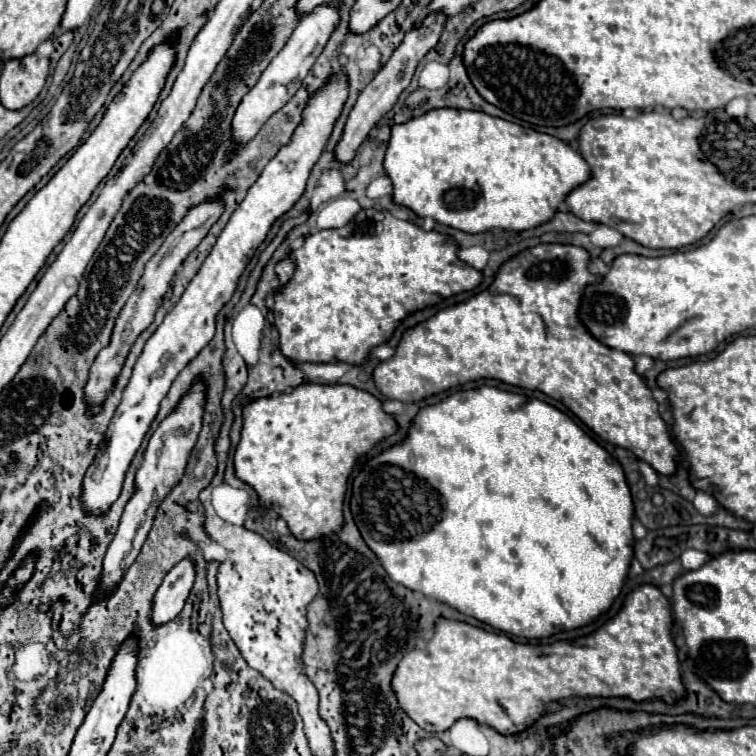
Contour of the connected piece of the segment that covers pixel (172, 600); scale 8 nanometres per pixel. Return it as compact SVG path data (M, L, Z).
M184 557L168 571L154 597L152 621L156 621L156 625L172 621L182 611L192 591L194 579L196 579L196 567L192 557Z

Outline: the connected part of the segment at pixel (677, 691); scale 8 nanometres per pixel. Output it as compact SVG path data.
M640 585L638 589L634 589L628 597L624 607L620 609L620 613L610 619L608 623L604 623L596 633L576 639L576 641L556 641L552 645L530 645L530 643L514 643L512 639L498 635L498 633L488 633L484 629L472 627L468 623L460 623L460 621L450 621L450 619L440 619L436 623L436 633L434 637L428 641L428 645L424 649L414 649L412 653L406 653L396 669L396 677L392 679L392 687L396 689L396 697L400 701L400 707L408 713L410 719L414 719L422 729L430 731L430 733L440 733L450 729L458 719L474 719L482 725L488 725L492 729L496 729L502 735L518 735L520 731L532 727L540 717L544 717L548 713L548 705L550 703L558 703L560 699L568 699L568 697L628 697L632 701L648 701L648 699L660 699L666 701L668 705L680 703L682 699L686 699L686 687L682 683L680 677L680 661L678 661L678 649L674 643L674 635L672 635L672 609L668 599L662 595L662 591L654 585Z

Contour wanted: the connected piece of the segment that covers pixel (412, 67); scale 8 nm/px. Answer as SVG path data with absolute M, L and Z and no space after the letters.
M428 15L422 23L422 27L418 29L410 29L404 37L404 41L400 43L400 47L392 53L392 57L388 59L388 63L384 65L384 69L380 69L380 73L366 85L366 89L360 93L356 105L352 107L350 115L348 115L348 121L344 125L344 131L342 131L342 137L338 141L338 145L334 147L334 159L338 163L350 163L358 151L358 147L368 139L368 133L378 125L378 121L394 107L394 103L398 101L400 93L404 91L404 87L410 85L412 81L412 75L416 71L416 65L420 63L420 59L436 45L438 37L440 37L440 31L446 23L446 17L444 15Z

